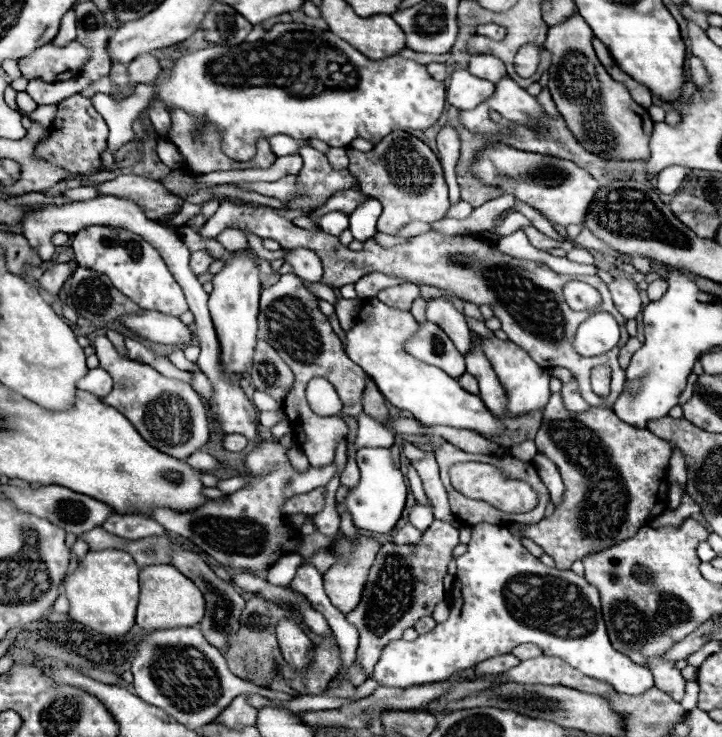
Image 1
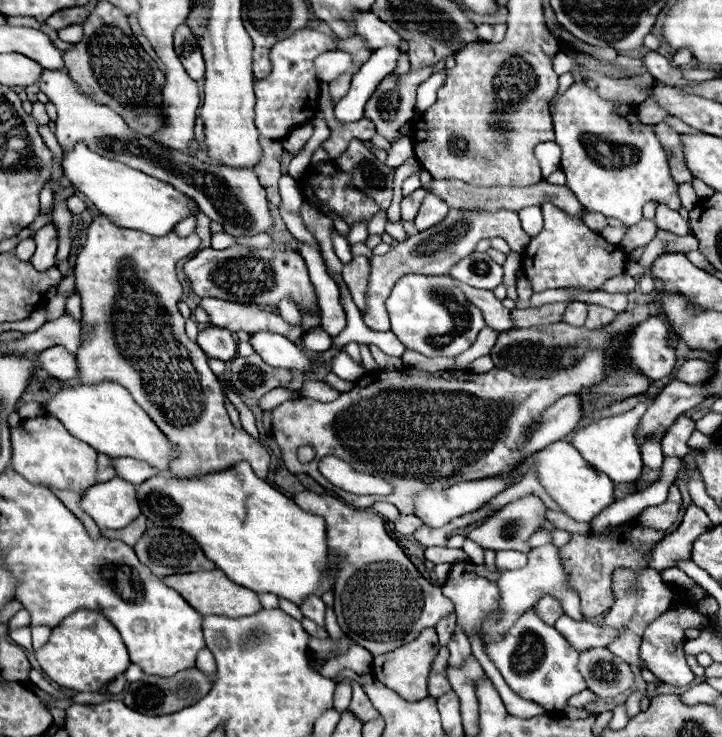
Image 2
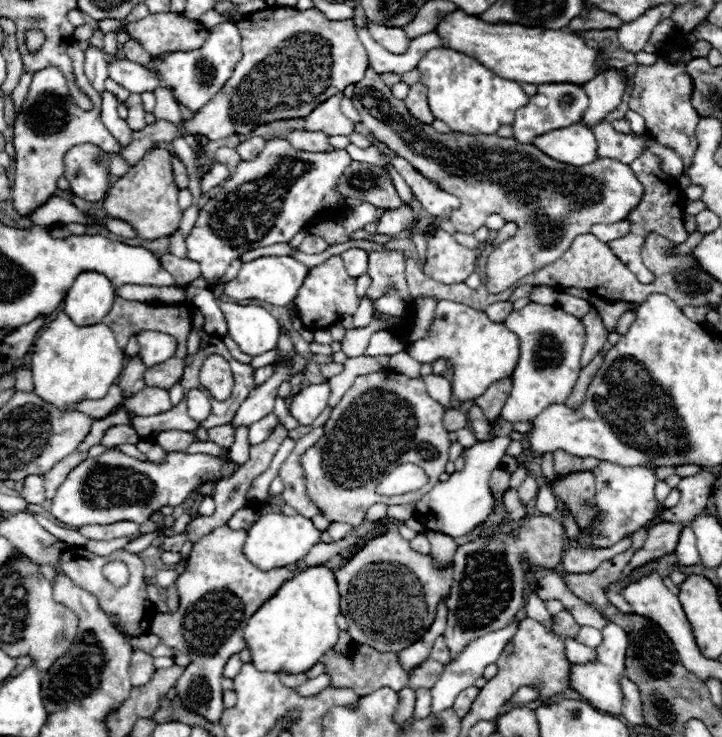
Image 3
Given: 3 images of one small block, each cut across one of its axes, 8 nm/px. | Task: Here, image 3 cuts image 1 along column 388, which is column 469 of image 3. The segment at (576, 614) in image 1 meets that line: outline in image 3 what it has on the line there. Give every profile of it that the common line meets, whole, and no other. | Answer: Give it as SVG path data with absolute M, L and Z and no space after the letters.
M508 626L508 628L504 628L504 630L496 630L496 632L488 632L486 636L480 636L478 640L470 642L470 644L458 654L458 658L454 658L452 662L448 662L448 664L444 666L444 672L440 674L436 686L432 686L432 690L430 690L430 692L432 692L432 712L442 712L442 710L446 710L446 708L452 708L456 696L458 696L462 690L474 686L474 682L476 682L478 678L482 678L484 668L486 668L488 664L494 664L494 662L498 660L498 656L502 654L504 646L508 644L508 640L510 640L514 634L516 634L516 628L514 628L514 626Z

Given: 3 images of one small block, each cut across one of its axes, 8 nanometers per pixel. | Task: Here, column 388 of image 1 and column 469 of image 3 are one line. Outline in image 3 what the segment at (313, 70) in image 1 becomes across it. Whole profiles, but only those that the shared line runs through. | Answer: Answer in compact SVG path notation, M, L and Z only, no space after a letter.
M448 48L430 50L424 56L424 60L420 60L418 70L422 74L420 82L426 84L426 88L428 88L428 106L432 110L434 118L444 120L450 126L450 130L460 130L464 134L496 134L496 130L502 124L512 124L512 118L518 108L528 104L528 96L524 94L524 90L518 82L496 76L492 70L482 66L478 60L474 60L462 52L456 52L456 50L448 50Z

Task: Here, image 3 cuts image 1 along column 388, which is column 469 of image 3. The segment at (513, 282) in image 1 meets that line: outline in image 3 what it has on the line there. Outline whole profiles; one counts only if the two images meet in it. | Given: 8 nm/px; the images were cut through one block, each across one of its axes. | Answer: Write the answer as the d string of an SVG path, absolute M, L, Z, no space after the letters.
M444 230L428 234L428 252L424 274L442 284L460 284L474 272L476 250L466 248Z

